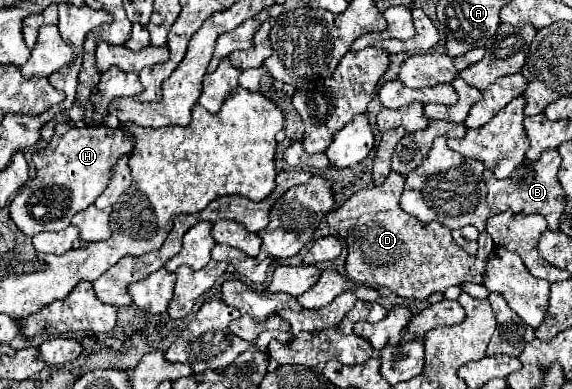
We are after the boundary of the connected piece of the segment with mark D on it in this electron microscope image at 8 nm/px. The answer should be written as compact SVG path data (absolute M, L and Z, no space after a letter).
M391 172L387 180L381 186L369 186L359 192L355 192L341 208L331 210L327 214L327 222L331 228L337 230L341 238L347 242L347 264L345 272L351 280L357 284L381 284L387 286L391 292L403 296L403 298L413 298L413 300L425 300L433 292L445 292L449 286L461 286L465 282L483 282L483 266L487 262L489 252L493 250L493 240L487 232L479 234L479 250L477 254L467 254L451 236L447 228L441 224L419 224L413 216L407 216L399 208L399 196L403 192L405 176Z

